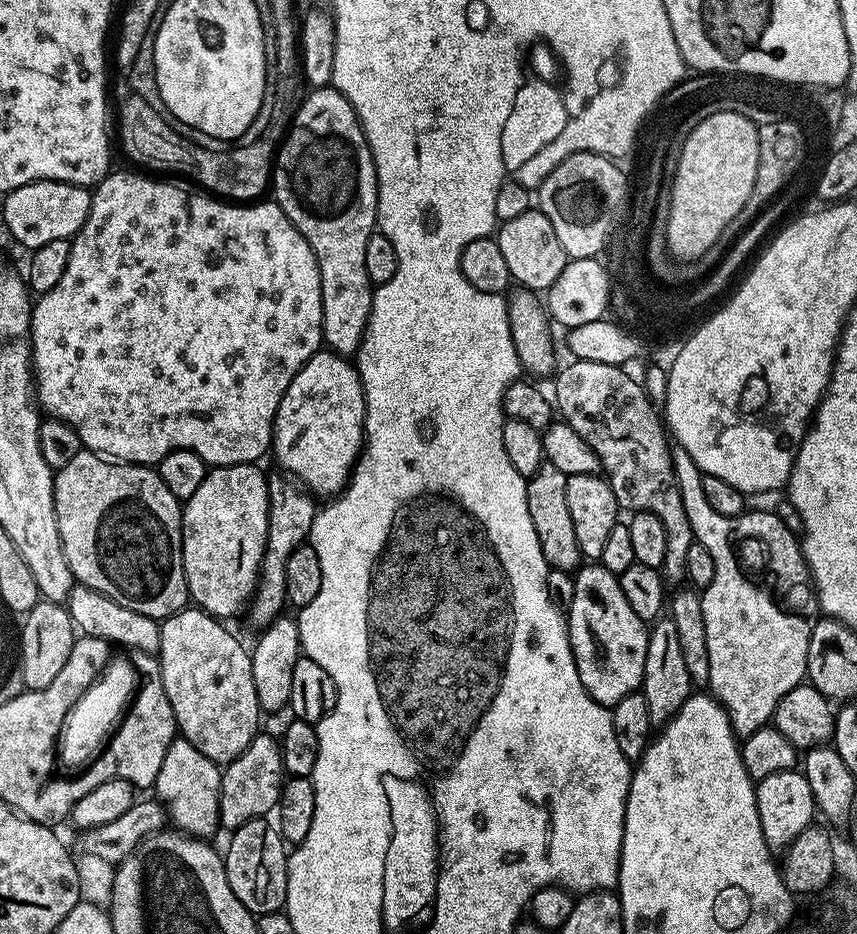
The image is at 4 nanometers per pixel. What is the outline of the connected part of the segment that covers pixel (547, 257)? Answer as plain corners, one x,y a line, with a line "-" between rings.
530,210
526,214
518,214
518,218
503,221
494,239
502,250
502,258
506,258
506,266
510,266
513,281
521,289
537,294
558,282
558,274
562,274
570,259
566,250
562,250
562,242
558,242
558,234
554,234
550,218
546,218
546,214
539,210

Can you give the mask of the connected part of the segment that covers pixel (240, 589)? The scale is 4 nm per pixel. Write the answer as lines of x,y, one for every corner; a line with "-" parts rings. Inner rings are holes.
256,464
216,466
194,490
182,508
182,558
188,595
195,607
203,608
209,616
225,618
245,611
262,576
264,547
268,533
268,482

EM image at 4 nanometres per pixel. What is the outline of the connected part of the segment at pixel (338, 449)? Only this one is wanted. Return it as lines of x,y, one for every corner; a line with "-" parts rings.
321,350
306,361
302,366
302,370
298,370
298,374
294,374
294,382
290,382
290,386
286,390
286,394
282,398
282,402
276,411
276,421
272,427
272,446
270,449
271,455
276,455
276,460
281,469
287,475
297,479
309,492
320,498
332,498
344,491
344,485
347,484
349,476
352,475
352,470
356,466
356,461
360,458
360,450
365,442
364,434
364,387
360,381
360,374
356,370
355,363
351,359
345,358
331,350

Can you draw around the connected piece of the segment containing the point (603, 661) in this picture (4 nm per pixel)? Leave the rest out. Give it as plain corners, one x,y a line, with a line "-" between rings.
599,562
585,563
574,576
574,598
566,610
566,623
568,641
572,643
572,656
576,659
578,678
582,678
582,686
586,686
588,693
598,703
614,706
622,698
633,695
643,685
649,629
645,620
634,614
630,602
626,602
626,594
622,594
617,573
606,570

